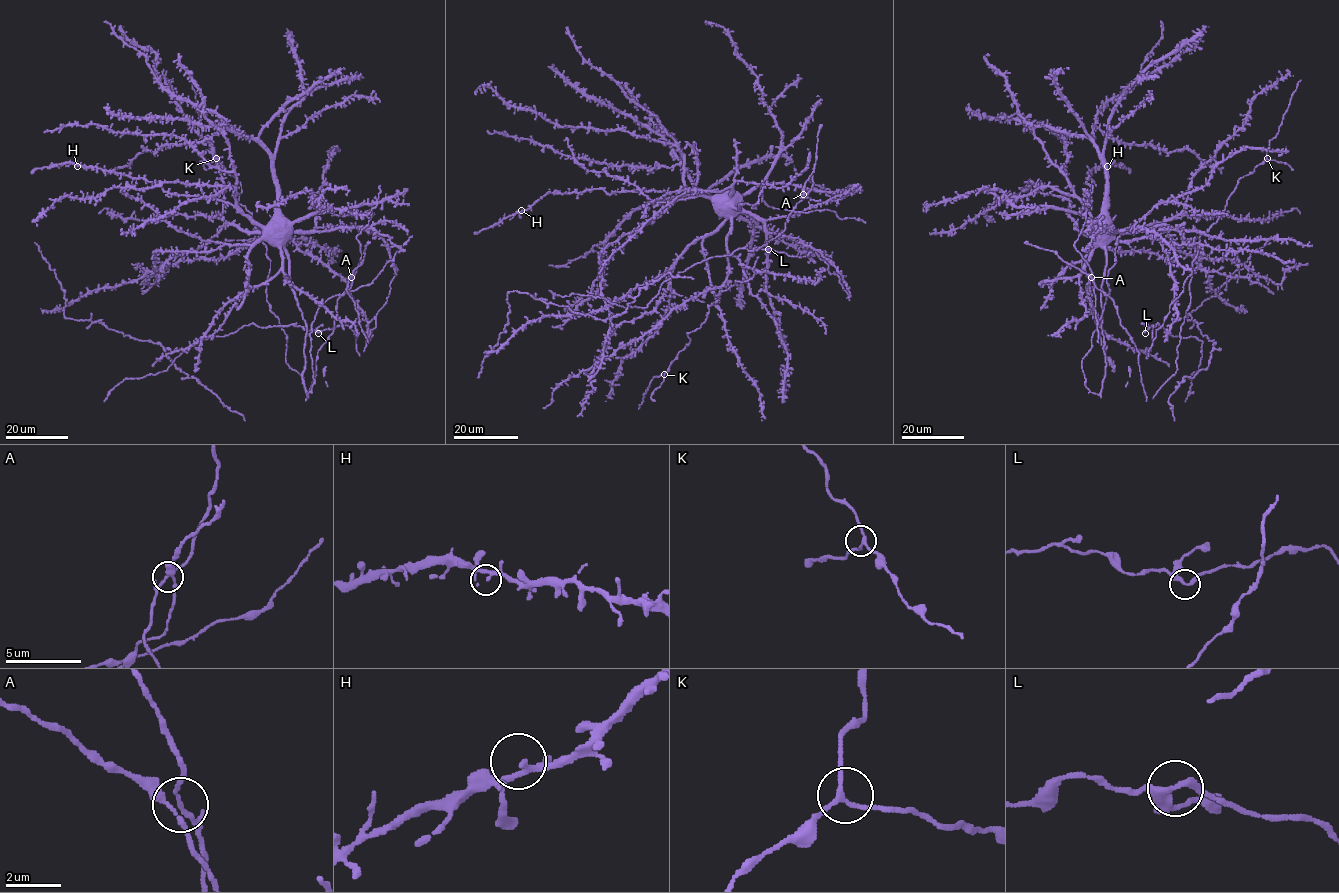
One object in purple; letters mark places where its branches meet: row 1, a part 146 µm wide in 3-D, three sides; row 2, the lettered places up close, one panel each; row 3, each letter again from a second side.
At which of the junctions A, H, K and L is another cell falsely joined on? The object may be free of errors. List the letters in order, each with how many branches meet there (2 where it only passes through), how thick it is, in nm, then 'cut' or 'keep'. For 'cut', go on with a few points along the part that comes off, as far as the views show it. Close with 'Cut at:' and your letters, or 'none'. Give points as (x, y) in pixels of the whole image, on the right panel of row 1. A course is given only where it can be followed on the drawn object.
A: 3 | 110 nm | keep
H: 3 | 180 nm | keep
K: 3 | 150 nm | keep
L: 3 | 220 nm | keep
Cut at: none

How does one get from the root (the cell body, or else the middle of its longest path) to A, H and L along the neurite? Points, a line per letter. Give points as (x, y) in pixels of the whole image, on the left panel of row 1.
A: (280, 232), (287, 222), (301, 220), (310, 214), (377, 202), (368, 223), (356, 237), (361, 259), (351, 277)
H: (280, 232), (254, 224), (232, 205), (222, 201), (174, 195), (142, 178), (77, 166)
L: (280, 232), (341, 226), (374, 231), (396, 269), (363, 351), (356, 351), (355, 333), (346, 325), (318, 332)

